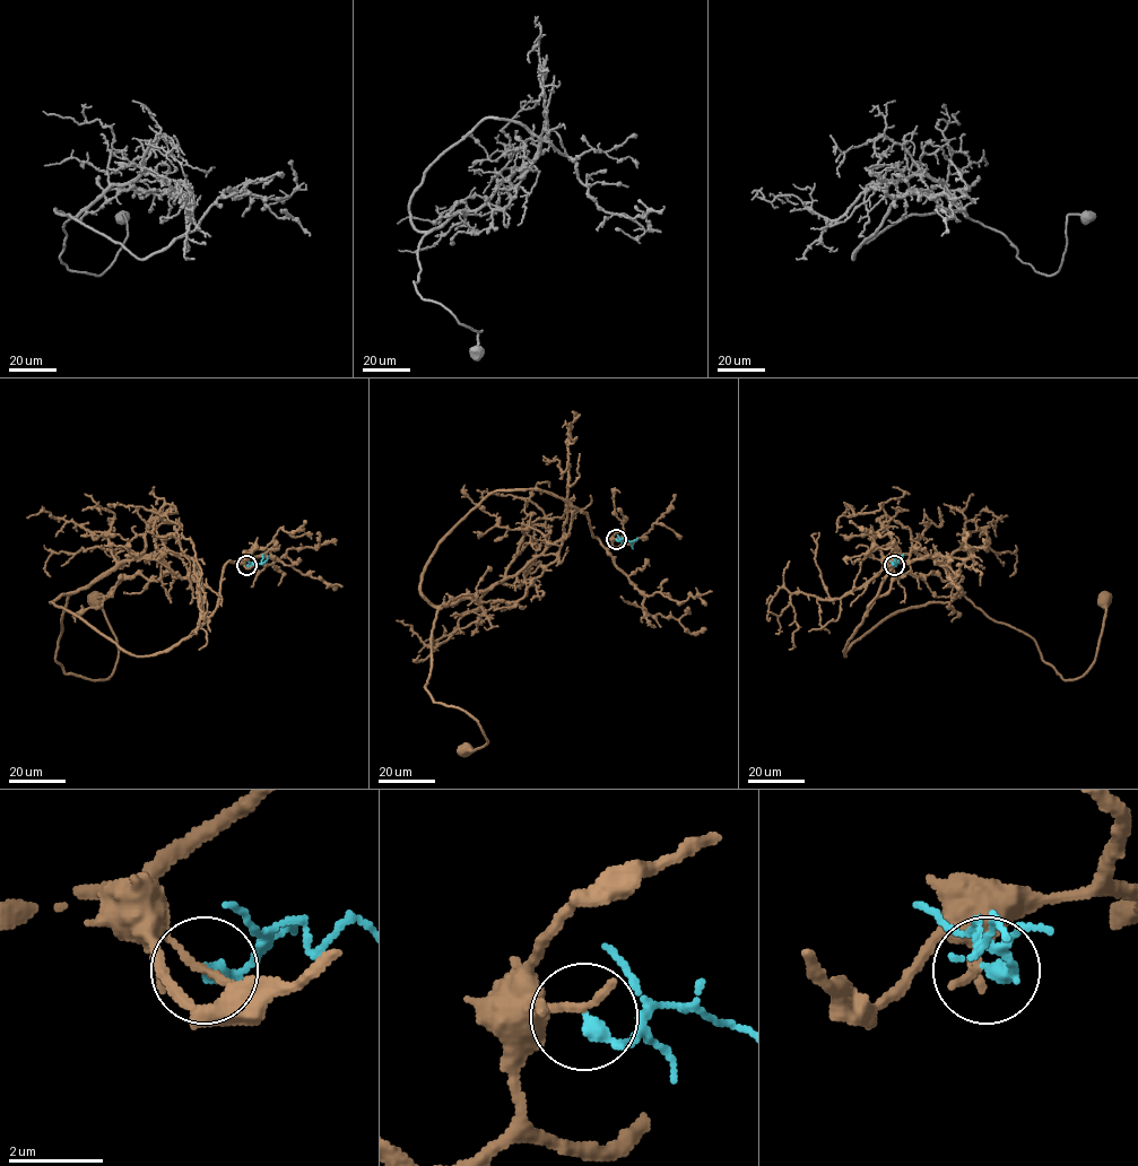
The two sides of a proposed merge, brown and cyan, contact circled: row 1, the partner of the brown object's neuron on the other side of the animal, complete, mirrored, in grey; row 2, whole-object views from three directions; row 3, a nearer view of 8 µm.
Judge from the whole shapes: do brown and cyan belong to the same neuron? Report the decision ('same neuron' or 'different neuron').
different neuron

